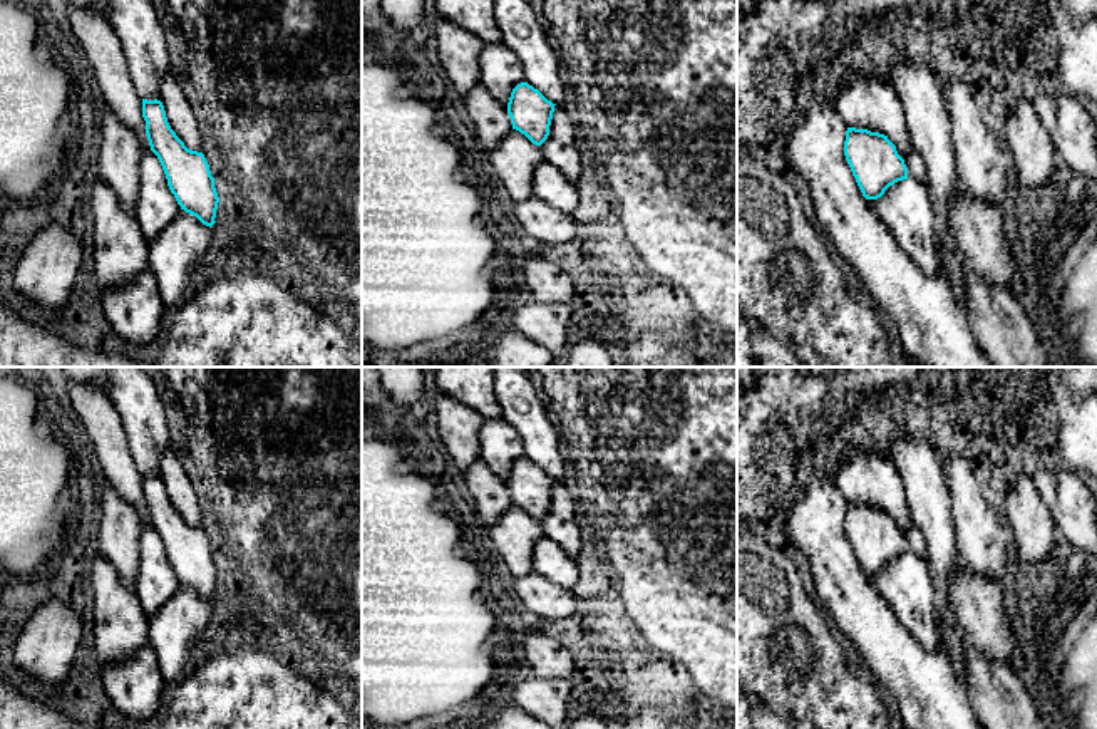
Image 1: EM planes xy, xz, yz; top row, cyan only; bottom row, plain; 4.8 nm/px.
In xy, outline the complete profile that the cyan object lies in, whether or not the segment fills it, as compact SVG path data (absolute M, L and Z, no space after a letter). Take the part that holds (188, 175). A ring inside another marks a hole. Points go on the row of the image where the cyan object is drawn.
M142 99L142 117L151 151L157 156L178 204L211 228L219 198L204 154L188 149L176 136L161 101Z

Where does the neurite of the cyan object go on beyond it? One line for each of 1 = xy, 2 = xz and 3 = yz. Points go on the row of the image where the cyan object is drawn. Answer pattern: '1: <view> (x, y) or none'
1: none
2: none
3: none

